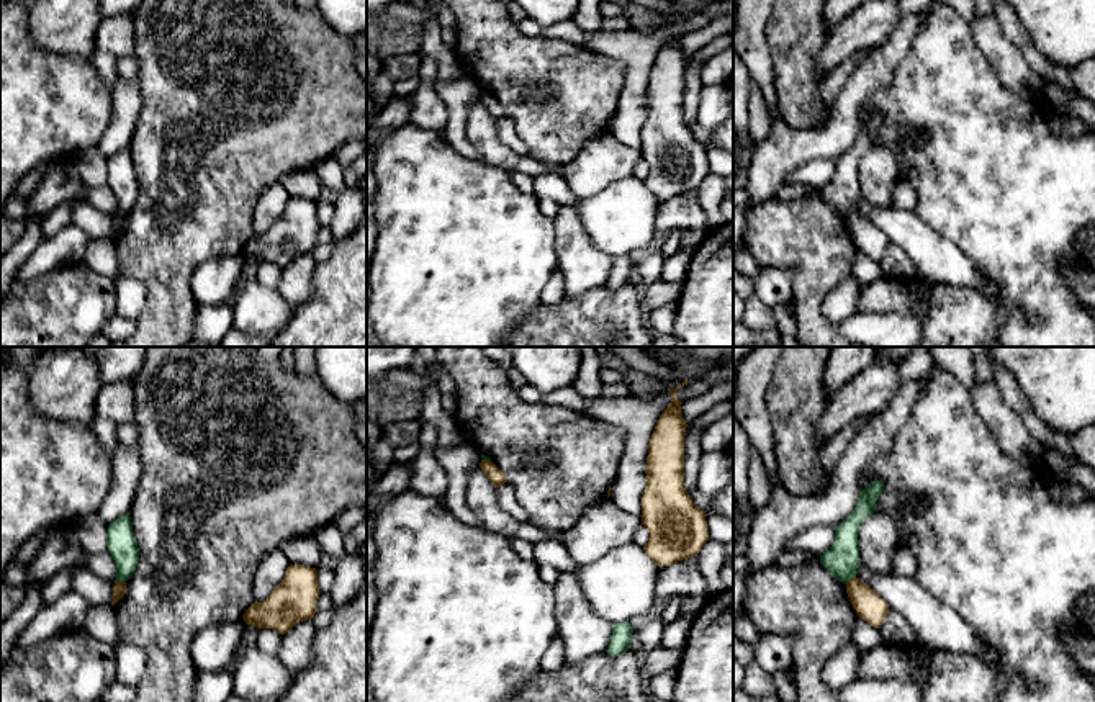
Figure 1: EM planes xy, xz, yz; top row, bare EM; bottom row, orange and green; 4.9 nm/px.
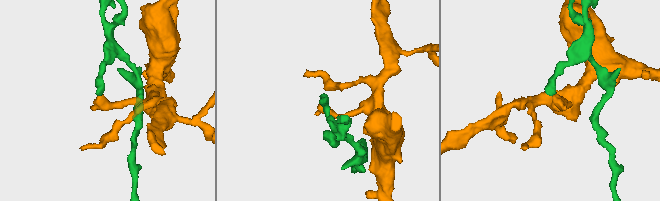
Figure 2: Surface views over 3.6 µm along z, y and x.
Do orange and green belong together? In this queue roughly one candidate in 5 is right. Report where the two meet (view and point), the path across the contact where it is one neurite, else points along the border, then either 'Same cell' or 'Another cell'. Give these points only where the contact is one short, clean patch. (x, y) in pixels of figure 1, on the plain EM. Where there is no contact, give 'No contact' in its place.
Touches orange at xy (120, 215). Boundary: xy (115, 213), (125, 216). Another cell

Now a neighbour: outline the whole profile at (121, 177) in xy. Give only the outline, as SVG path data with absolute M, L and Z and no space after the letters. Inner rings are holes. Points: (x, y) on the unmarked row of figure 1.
M129 146L108 159L106 180L116 196L115 214L126 216L136 205L139 195L139 182L133 165Z

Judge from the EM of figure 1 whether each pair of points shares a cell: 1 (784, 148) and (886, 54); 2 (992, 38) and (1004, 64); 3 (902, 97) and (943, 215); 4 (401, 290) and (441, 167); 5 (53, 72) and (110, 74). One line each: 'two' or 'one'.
1: one
2: one
3: one
4: one
5: two

